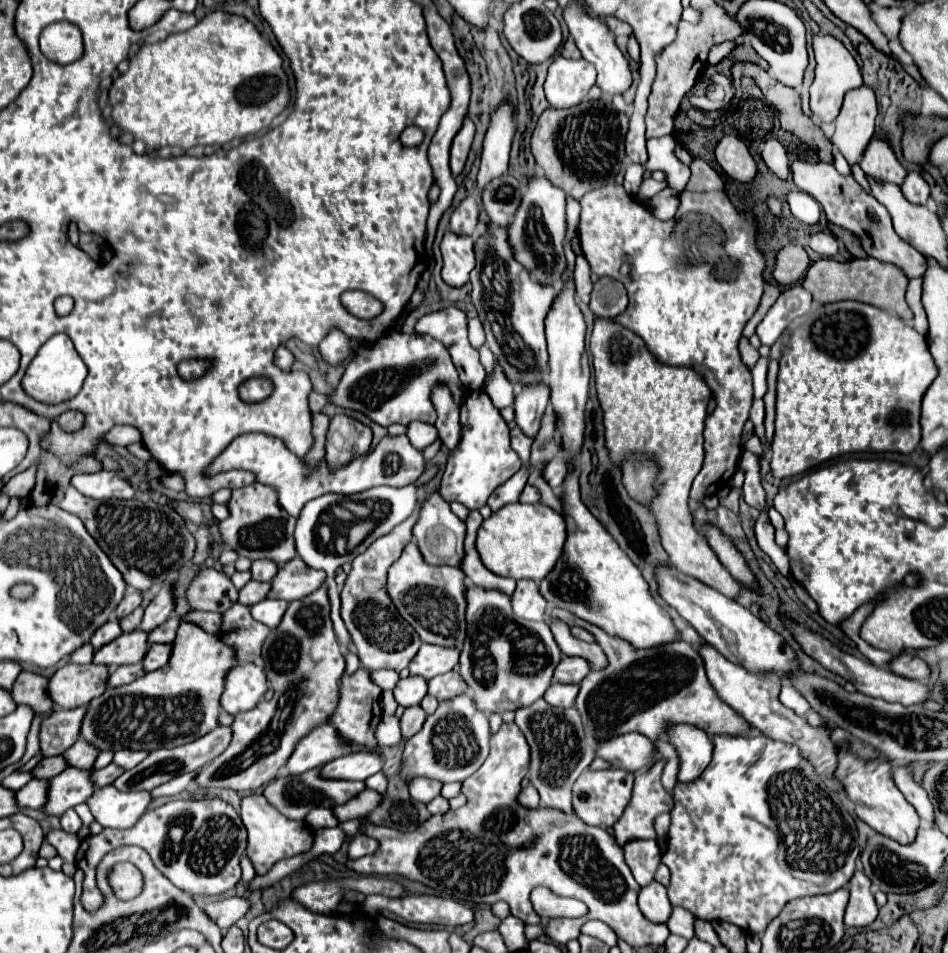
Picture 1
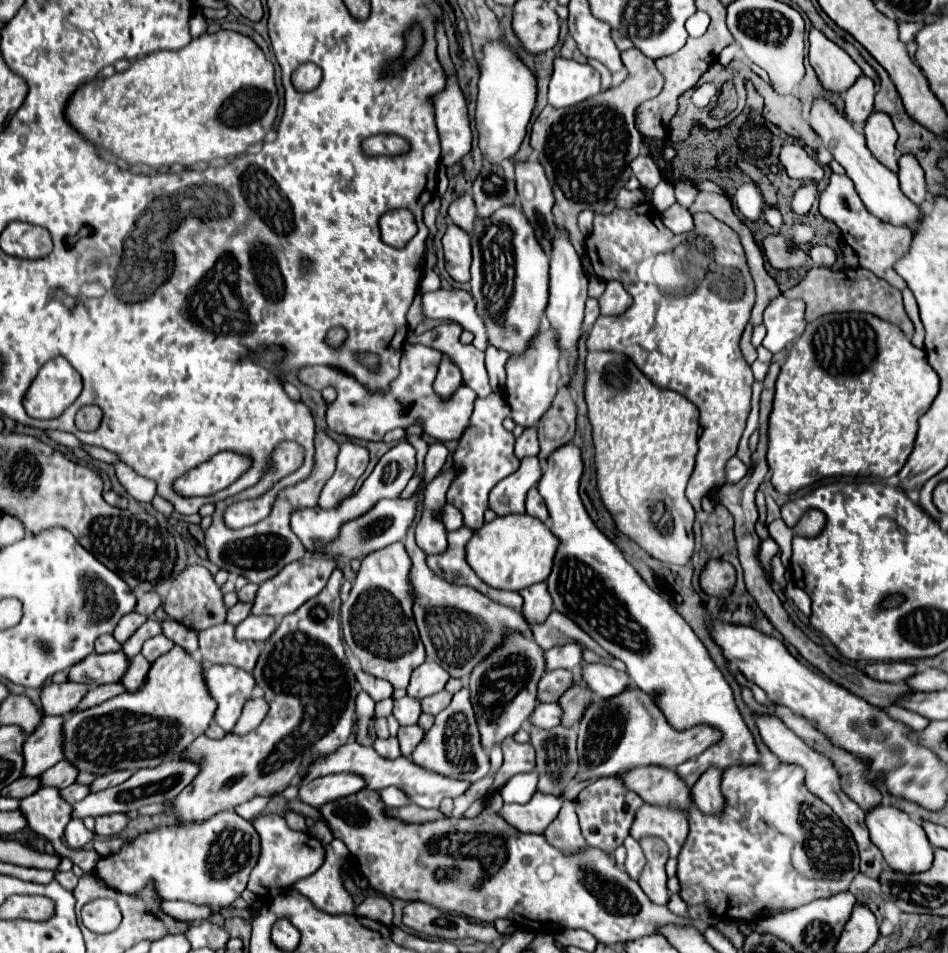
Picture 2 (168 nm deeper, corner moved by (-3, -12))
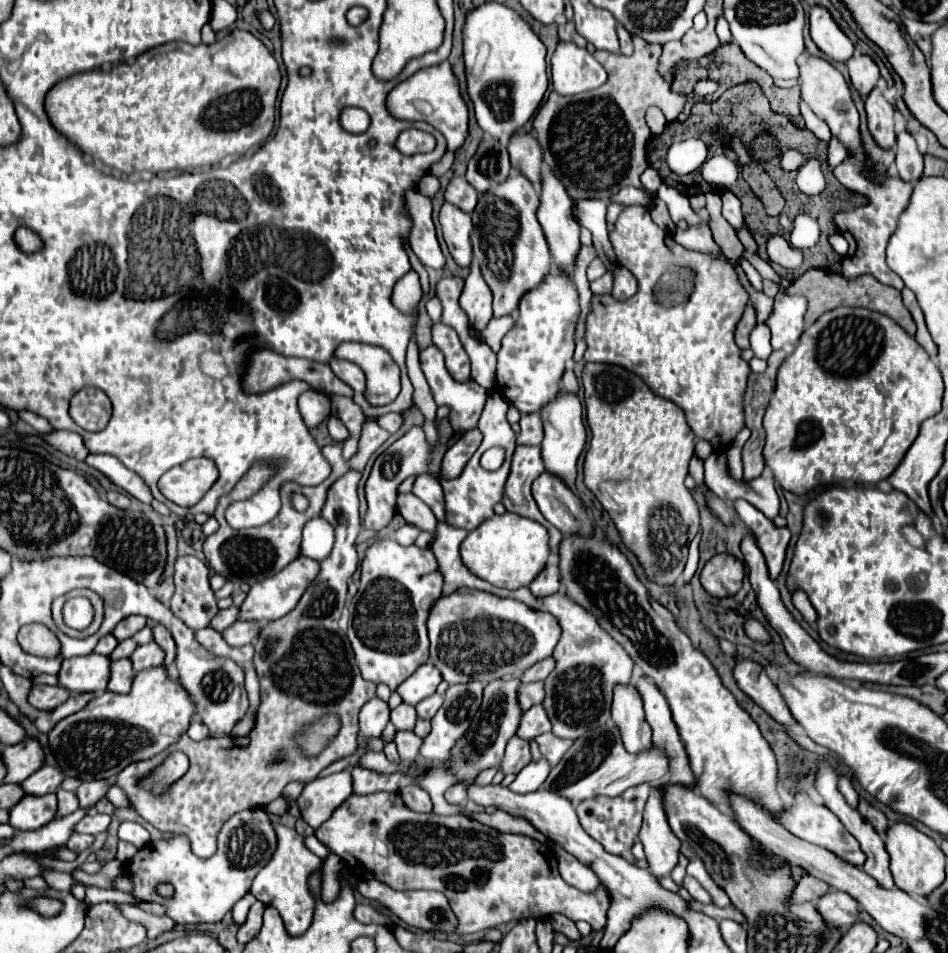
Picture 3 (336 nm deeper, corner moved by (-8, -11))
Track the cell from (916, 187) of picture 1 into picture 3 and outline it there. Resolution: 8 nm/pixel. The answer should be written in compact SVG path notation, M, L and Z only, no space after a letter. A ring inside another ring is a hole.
M901 131L897 135L895 153L899 177L903 181L917 181L923 175L923 155L919 153L915 139L907 131Z

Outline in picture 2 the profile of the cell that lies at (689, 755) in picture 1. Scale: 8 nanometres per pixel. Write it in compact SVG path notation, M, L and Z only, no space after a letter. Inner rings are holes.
M708 768L696 784L690 788L692 802L706 814L718 814L724 808L724 798L720 794L720 768Z

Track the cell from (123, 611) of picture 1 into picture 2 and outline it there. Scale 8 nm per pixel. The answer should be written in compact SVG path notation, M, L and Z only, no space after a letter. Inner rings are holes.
M146 592L146 594L142 594L142 596L138 598L134 612L144 614L144 616L152 616L160 604L162 604L162 602L160 602L160 598L158 598L156 592Z

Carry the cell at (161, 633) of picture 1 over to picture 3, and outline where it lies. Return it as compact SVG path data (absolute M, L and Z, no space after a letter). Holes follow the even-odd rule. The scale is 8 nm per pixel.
M151 641L143 647L137 647L129 659L133 663L133 671L137 673L137 671L143 671L143 669L163 665L163 651L159 651L159 647L155 647L155 643Z

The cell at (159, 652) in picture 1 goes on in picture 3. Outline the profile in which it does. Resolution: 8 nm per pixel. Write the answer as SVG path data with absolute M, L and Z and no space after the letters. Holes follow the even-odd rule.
M119 659L111 663L111 677L107 689L113 693L127 693L131 689L131 679L135 673L131 671L131 661L129 659Z

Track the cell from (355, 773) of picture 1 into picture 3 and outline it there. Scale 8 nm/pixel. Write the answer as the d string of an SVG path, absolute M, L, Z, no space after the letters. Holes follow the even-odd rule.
M341 771L313 779L303 787L297 799L301 819L309 823L313 829L317 829L349 795L351 795L351 771Z

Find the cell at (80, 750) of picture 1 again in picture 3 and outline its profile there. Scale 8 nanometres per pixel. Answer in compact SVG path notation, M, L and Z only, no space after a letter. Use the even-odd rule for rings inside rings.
M43 765L41 769L37 769L33 775L29 775L23 783L21 789L27 795L45 795L45 793L55 793L63 781L63 773L57 767L51 765Z

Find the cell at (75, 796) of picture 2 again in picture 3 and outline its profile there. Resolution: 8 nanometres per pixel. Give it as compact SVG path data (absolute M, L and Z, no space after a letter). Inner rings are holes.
M59 789L57 791L57 815L55 815L55 819L61 819L65 815L71 815L77 809L79 809L79 801L75 799L75 793Z

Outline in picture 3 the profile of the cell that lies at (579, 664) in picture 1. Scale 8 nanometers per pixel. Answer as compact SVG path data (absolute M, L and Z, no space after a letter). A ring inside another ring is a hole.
M527 683L523 687L519 687L517 691L517 701L519 701L519 707L525 711L527 707L531 705L537 705L543 701L543 683Z

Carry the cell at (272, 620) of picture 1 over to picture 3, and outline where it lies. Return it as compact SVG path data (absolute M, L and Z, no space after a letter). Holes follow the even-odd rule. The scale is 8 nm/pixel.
M235 621L229 625L221 635L231 647L243 647L255 639L259 633L259 623L247 623L247 621Z

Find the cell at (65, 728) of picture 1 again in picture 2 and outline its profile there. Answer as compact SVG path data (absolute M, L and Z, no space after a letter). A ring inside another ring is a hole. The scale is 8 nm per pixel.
M44 716L42 724L26 738L24 776L42 776L48 768L64 760L62 716Z

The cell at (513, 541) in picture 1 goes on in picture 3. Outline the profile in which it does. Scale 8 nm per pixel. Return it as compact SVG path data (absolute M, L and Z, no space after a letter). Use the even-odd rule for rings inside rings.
M515 513L493 515L485 519L475 531L471 531L465 541L461 543L461 559L465 567L483 581L489 581L495 587L505 589L519 589L527 587L535 575L547 565L549 559L549 533L543 525L519 517Z

